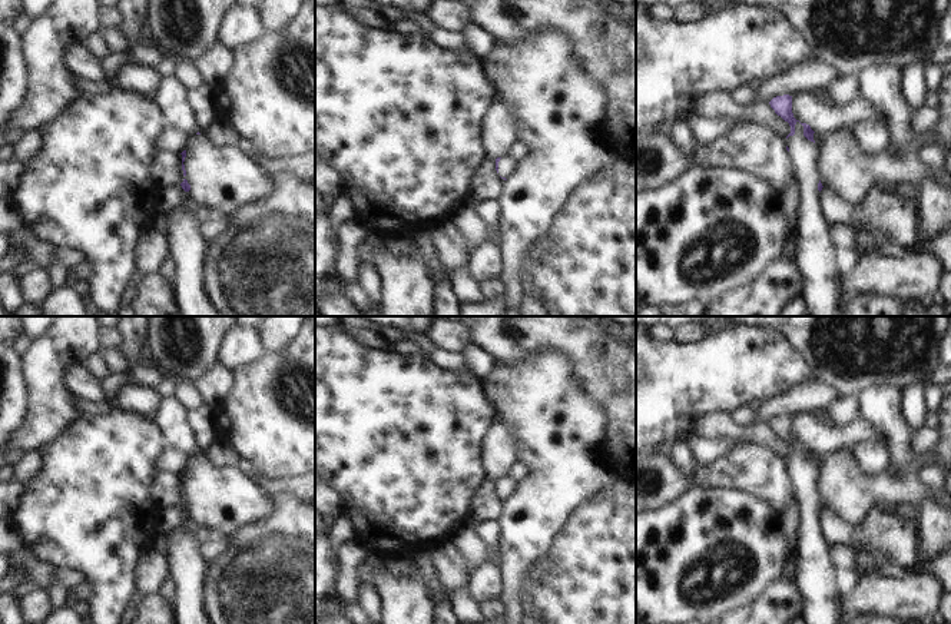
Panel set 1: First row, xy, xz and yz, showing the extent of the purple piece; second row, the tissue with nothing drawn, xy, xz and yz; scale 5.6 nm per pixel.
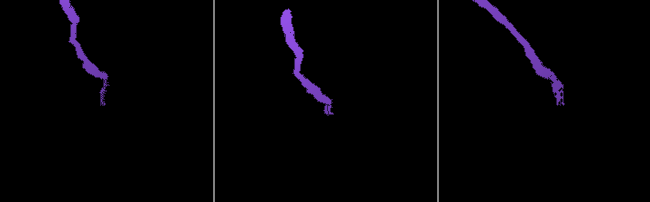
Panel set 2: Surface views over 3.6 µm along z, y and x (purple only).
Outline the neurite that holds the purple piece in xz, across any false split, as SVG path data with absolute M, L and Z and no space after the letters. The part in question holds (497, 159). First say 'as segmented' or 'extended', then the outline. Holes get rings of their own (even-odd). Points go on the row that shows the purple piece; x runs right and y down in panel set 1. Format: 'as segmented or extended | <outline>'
extended | M511 156L496 159L496 170L500 175L500 177L504 180L507 180L516 173L518 165L520 165L520 160L516 160Z

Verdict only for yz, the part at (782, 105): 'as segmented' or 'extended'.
extended

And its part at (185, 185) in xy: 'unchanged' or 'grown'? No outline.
grown

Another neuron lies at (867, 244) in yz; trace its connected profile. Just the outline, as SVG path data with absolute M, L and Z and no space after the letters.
M858 232L859 242L856 248L861 250L861 255L871 253L871 252L884 252L888 250L888 248L882 243L882 240L877 238L868 236L865 232Z

